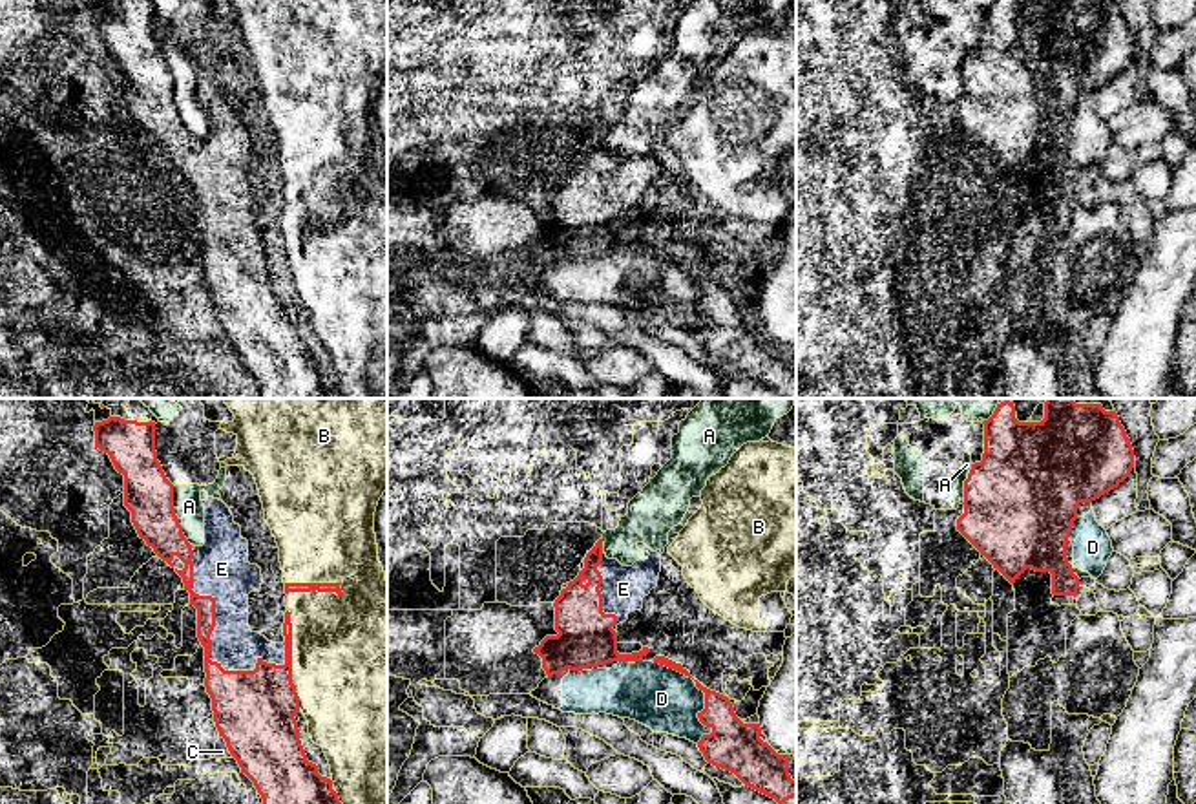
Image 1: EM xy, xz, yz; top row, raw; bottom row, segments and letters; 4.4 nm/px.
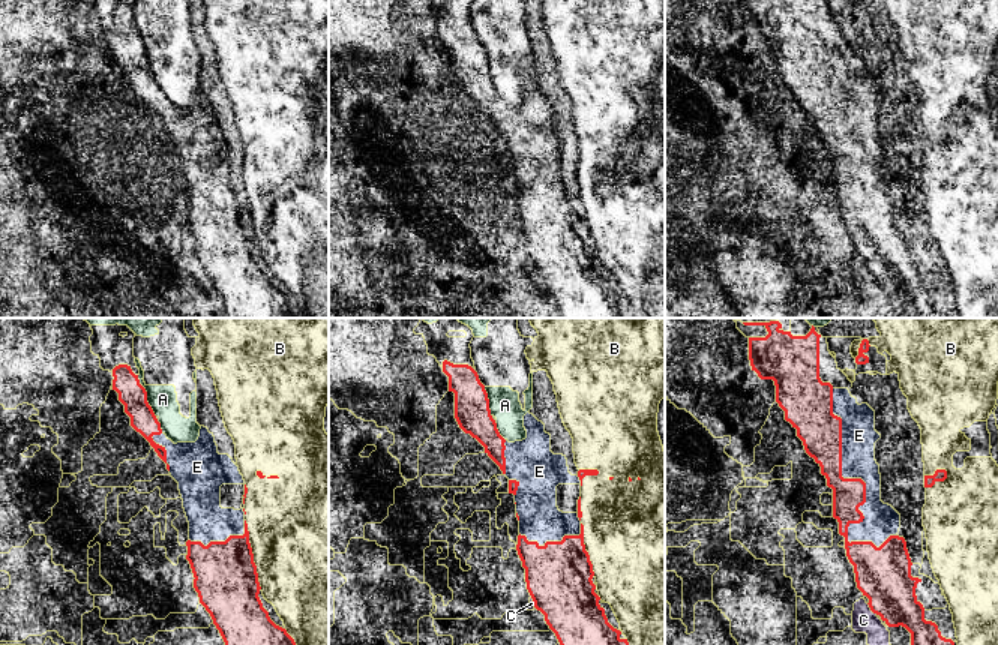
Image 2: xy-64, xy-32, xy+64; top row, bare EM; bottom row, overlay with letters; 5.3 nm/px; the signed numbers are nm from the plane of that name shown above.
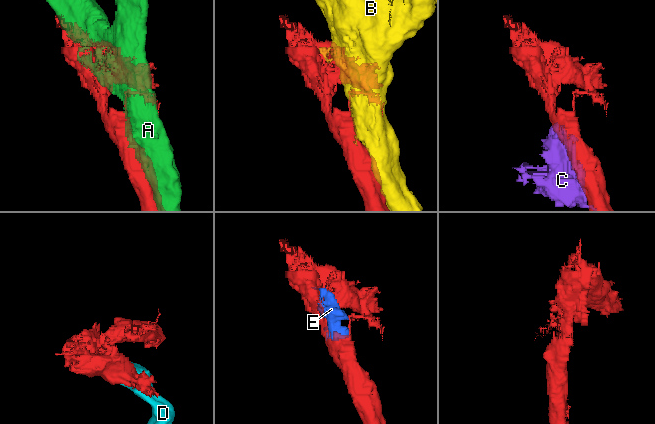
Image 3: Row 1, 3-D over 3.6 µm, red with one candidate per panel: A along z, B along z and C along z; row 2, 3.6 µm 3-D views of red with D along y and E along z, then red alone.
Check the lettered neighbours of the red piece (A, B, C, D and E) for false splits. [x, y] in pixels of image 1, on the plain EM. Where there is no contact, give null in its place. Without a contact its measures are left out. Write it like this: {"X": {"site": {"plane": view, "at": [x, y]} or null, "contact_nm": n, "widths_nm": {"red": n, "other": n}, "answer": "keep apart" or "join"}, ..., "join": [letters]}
{"A": {"site": {"plane": "yz", "at": [965, 75]}, "contact_nm": 180, "widths_nm": {"red": 480, "other": 50}, "answer": "keep apart"}, "B": {"site": {"plane": "xy", "at": [316, 174]}, "contact_nm": 280, "widths_nm": {"red": 50, "other": 440}, "answer": "keep apart"}, "C": {"site": {"plane": "xy", "at": [227, 337]}, "contact_nm": 120, "widths_nm": {"red": 360, "other": 60}, "answer": "keep apart"}, "D": {"site": {"plane": "xz", "at": [700, 280]}, "contact_nm": 420, "widths_nm": {"red": 170, "other": 280}, "answer": "keep apart"}, "E": {"site": {"plane": "xy", "at": [209, 227]}, "contact_nm": 650, "widths_nm": {"red": 180, "other": 200}, "answer": "join"}, "join": ["E"]}

